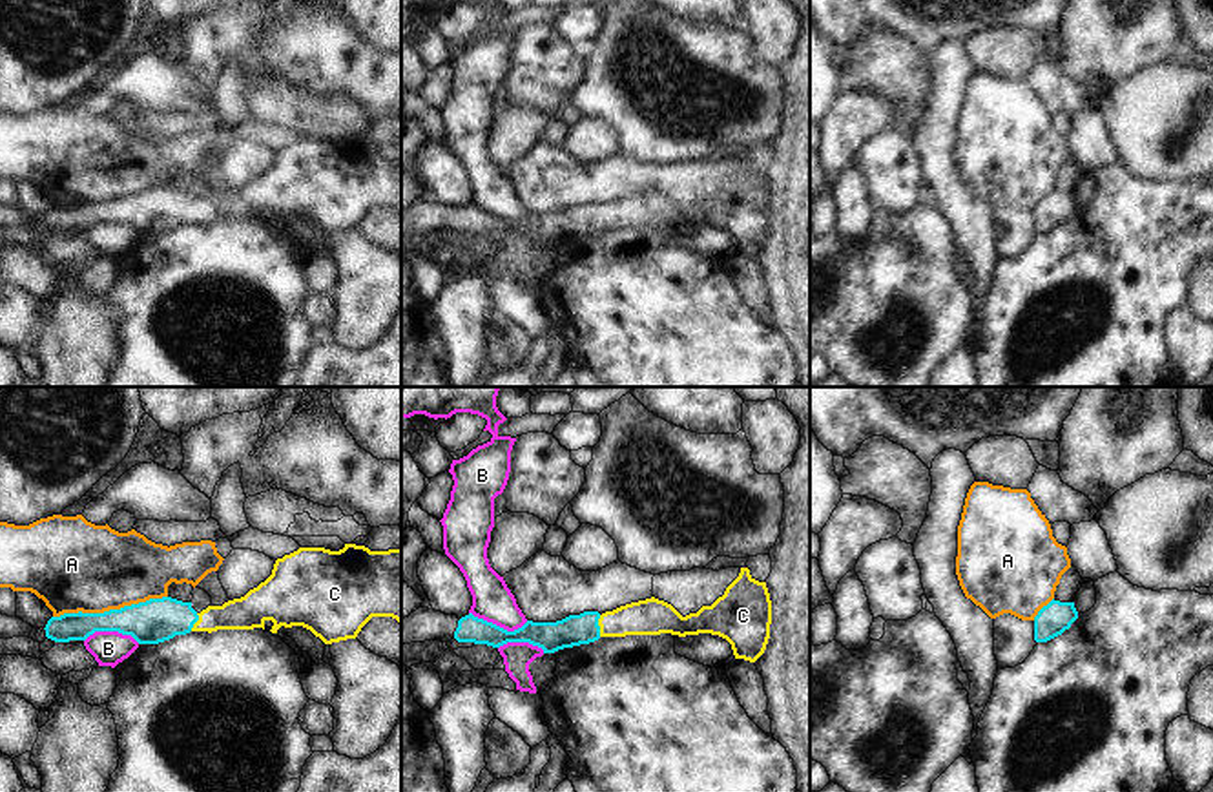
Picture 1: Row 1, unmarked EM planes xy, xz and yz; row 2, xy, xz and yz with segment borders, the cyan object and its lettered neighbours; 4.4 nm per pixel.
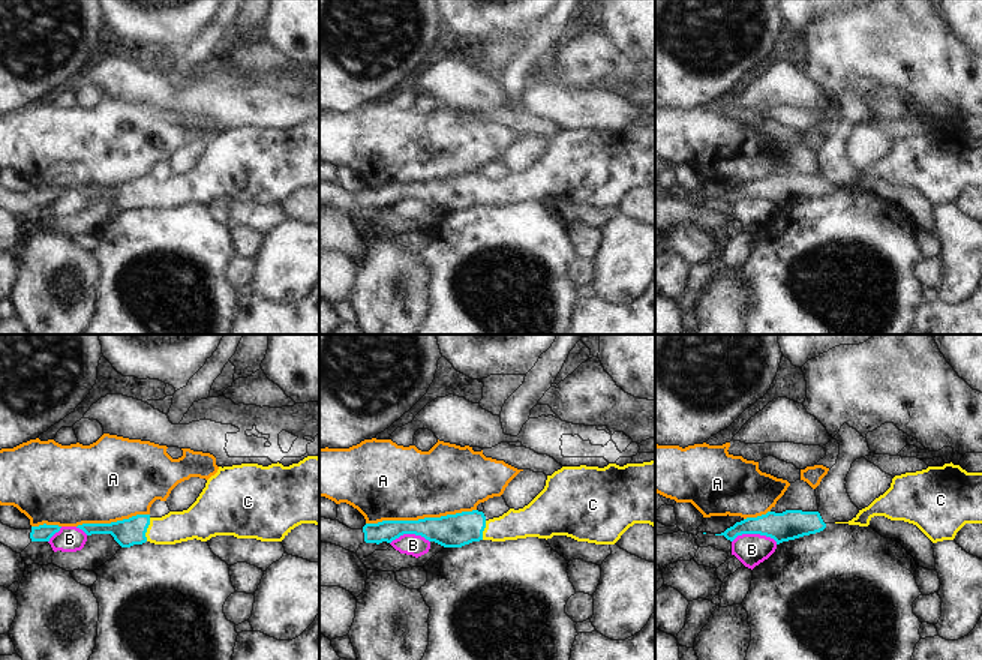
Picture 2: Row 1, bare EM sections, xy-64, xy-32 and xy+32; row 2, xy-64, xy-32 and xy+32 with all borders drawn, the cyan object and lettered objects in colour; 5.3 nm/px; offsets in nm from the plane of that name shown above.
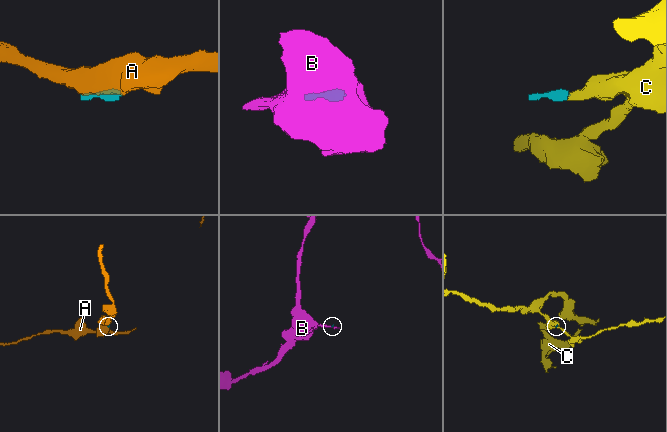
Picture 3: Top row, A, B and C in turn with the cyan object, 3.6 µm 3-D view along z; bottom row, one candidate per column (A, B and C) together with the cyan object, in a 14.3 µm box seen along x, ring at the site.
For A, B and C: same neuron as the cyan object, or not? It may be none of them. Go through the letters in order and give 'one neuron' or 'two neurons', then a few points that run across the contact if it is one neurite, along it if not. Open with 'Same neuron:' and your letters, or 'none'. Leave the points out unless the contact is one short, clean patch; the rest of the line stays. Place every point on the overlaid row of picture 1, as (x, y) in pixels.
Same neuron: C
A: two neurons
B: two neurons | xz (469, 612), (508, 630), (517, 630), (528, 621)
C: one neuron | xz (573, 630), (599, 626), (646, 617)

